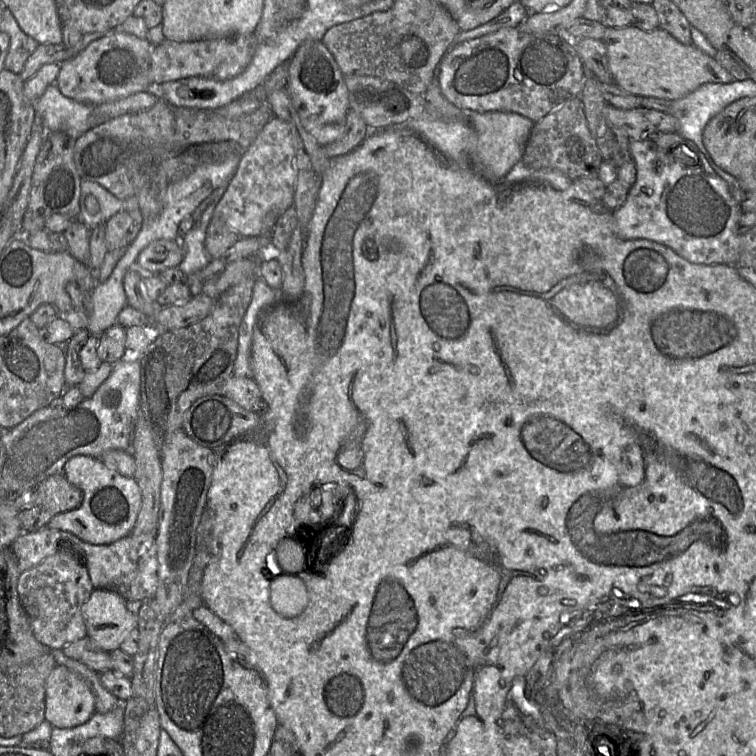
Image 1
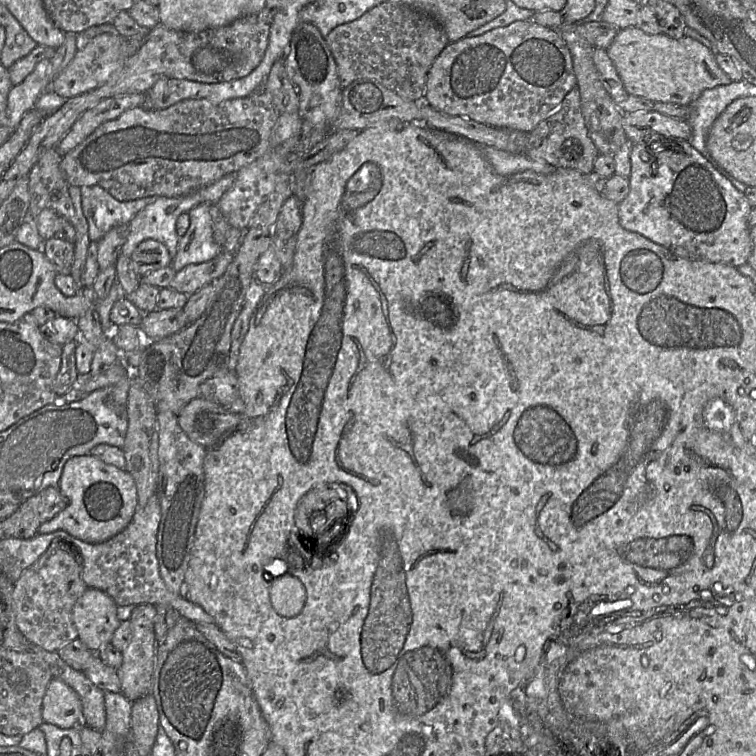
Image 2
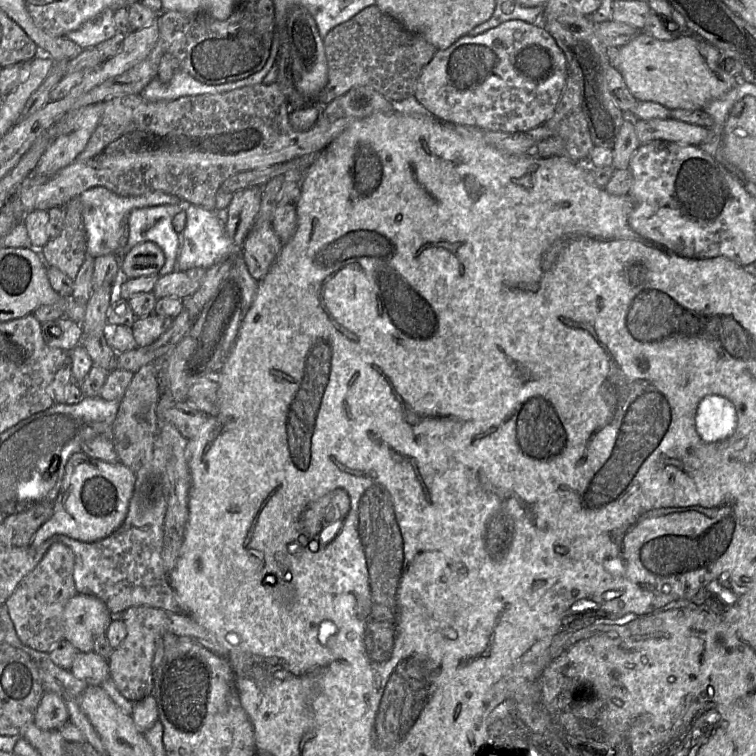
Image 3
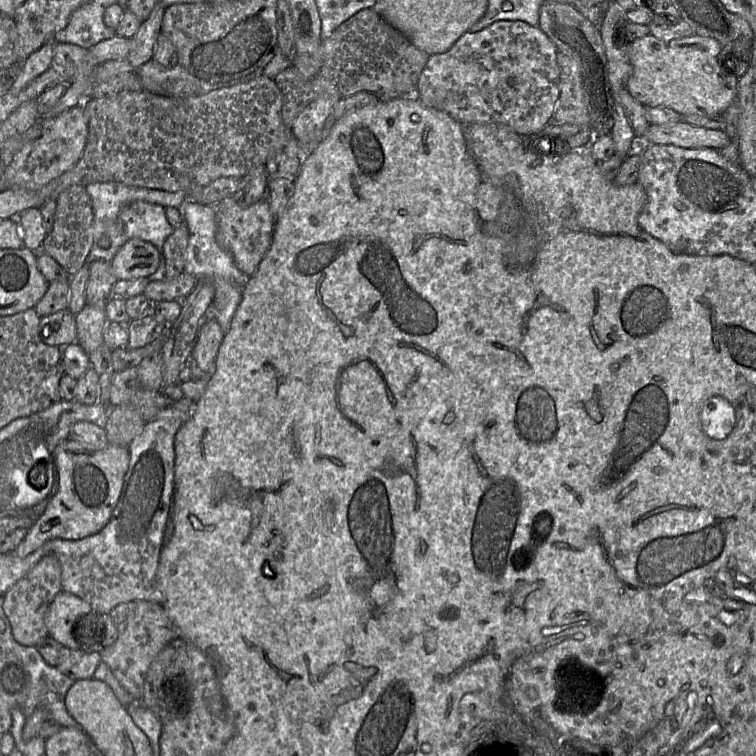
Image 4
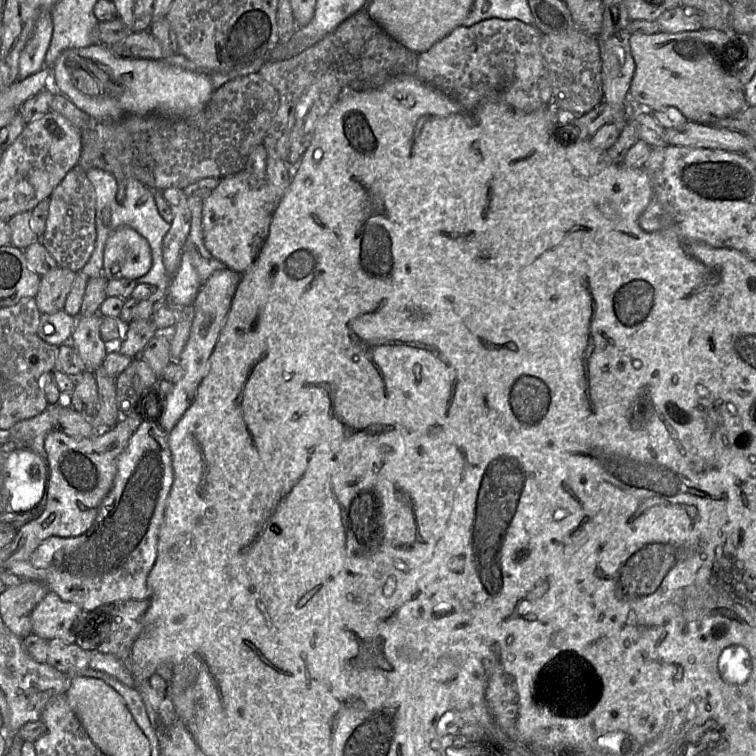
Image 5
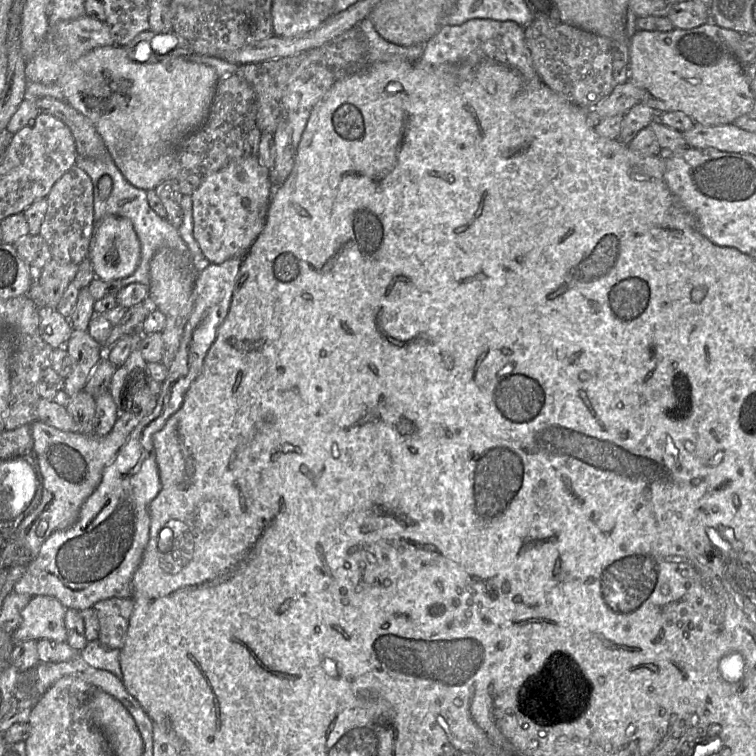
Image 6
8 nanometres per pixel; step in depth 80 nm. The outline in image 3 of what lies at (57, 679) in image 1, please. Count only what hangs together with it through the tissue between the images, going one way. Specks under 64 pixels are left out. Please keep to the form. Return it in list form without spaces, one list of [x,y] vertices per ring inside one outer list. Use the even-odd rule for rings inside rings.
[[[44,692],[33,724],[41,730],[59,730],[69,722],[69,718],[66,702],[54,692]]]

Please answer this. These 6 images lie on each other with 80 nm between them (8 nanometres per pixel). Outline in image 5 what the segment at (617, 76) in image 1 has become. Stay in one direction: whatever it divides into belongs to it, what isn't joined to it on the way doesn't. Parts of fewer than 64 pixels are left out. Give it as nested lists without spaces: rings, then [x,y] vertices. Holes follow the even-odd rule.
[[[716,29],[680,33],[632,34],[635,72],[629,88],[634,107],[650,111],[677,108],[688,121],[714,124],[747,107],[745,88],[736,72],[723,63],[726,46],[737,35]]]

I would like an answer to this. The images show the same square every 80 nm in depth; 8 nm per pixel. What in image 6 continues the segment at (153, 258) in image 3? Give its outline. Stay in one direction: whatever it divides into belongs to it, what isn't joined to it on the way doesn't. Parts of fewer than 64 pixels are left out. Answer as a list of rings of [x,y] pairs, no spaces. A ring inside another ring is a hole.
[[[107,214],[96,222],[88,255],[96,277],[102,280],[122,280],[135,272],[140,257],[140,241],[128,218]]]

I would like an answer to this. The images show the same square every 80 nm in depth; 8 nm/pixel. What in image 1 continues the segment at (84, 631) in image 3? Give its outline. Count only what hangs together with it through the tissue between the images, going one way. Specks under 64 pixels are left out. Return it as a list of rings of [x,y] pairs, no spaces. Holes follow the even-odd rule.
[[[94,589],[82,606],[86,636],[101,649],[119,649],[129,633],[137,629],[137,614],[126,607],[126,600],[117,592]]]

